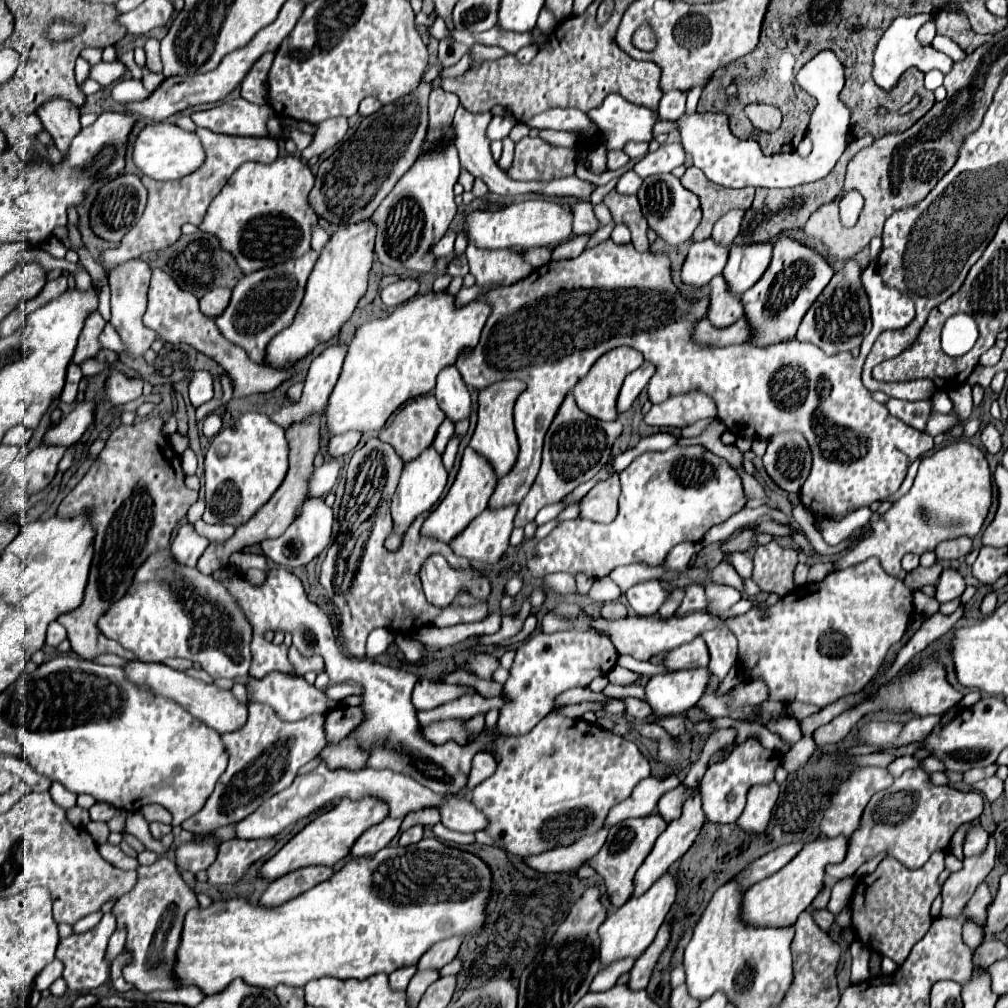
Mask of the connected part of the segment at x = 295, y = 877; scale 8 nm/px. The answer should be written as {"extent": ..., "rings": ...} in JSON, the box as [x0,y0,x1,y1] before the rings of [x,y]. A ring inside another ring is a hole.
{"extent":[260,867,334,907],"rings":[[[304,867],[298,871],[292,871],[268,885],[264,895],[260,897],[260,905],[264,907],[276,907],[282,905],[308,889],[316,887],[318,883],[326,881],[334,871],[330,867]]]}

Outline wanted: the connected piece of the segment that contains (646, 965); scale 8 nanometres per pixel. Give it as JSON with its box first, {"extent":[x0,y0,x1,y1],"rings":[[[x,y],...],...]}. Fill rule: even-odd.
{"extent":[628,923,670,991],"rings":[[[664,923],[660,927],[660,931],[656,933],[656,939],[652,941],[652,945],[642,953],[642,957],[636,959],[634,967],[630,969],[630,981],[628,981],[628,989],[632,991],[640,991],[640,989],[646,989],[648,985],[648,979],[650,979],[650,973],[662,953],[662,949],[666,947],[668,943],[668,937],[670,937],[670,923]]]}

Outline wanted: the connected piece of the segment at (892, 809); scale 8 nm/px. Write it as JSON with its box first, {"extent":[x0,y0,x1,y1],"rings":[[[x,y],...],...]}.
{"extent":[826,769,984,885],"rings":[[[908,769],[892,787],[876,793],[866,805],[860,827],[848,837],[848,853],[842,863],[826,865],[826,883],[834,885],[846,875],[854,875],[856,869],[868,859],[886,853],[898,859],[910,869],[922,867],[934,851],[944,851],[950,845],[954,831],[982,813],[984,799],[976,791],[958,791],[948,785],[936,787],[928,781],[928,773],[922,769]]]}

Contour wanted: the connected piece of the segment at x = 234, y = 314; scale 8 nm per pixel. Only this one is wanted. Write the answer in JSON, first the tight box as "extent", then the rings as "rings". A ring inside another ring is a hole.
{"extent":[216,251,318,363],"rings":[[[316,251],[306,253],[294,261],[286,261],[276,267],[266,267],[266,269],[254,271],[254,273],[246,275],[242,281],[238,281],[238,285],[234,287],[228,307],[216,319],[218,329],[222,331],[222,335],[228,341],[246,349],[248,357],[254,363],[262,363],[264,349],[266,349],[268,341],[280,329],[290,325],[290,319],[296,315],[296,309],[300,307],[300,301],[304,295],[306,279],[308,279],[310,271],[314,269],[316,259],[318,259]]]}

